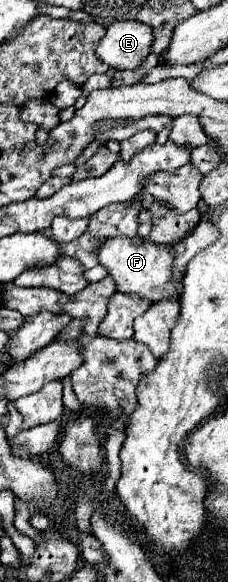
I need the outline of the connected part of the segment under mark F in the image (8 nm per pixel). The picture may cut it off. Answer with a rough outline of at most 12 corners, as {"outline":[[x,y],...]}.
{"outline":[[141,237],[99,249],[117,291],[179,297],[175,253]]}

